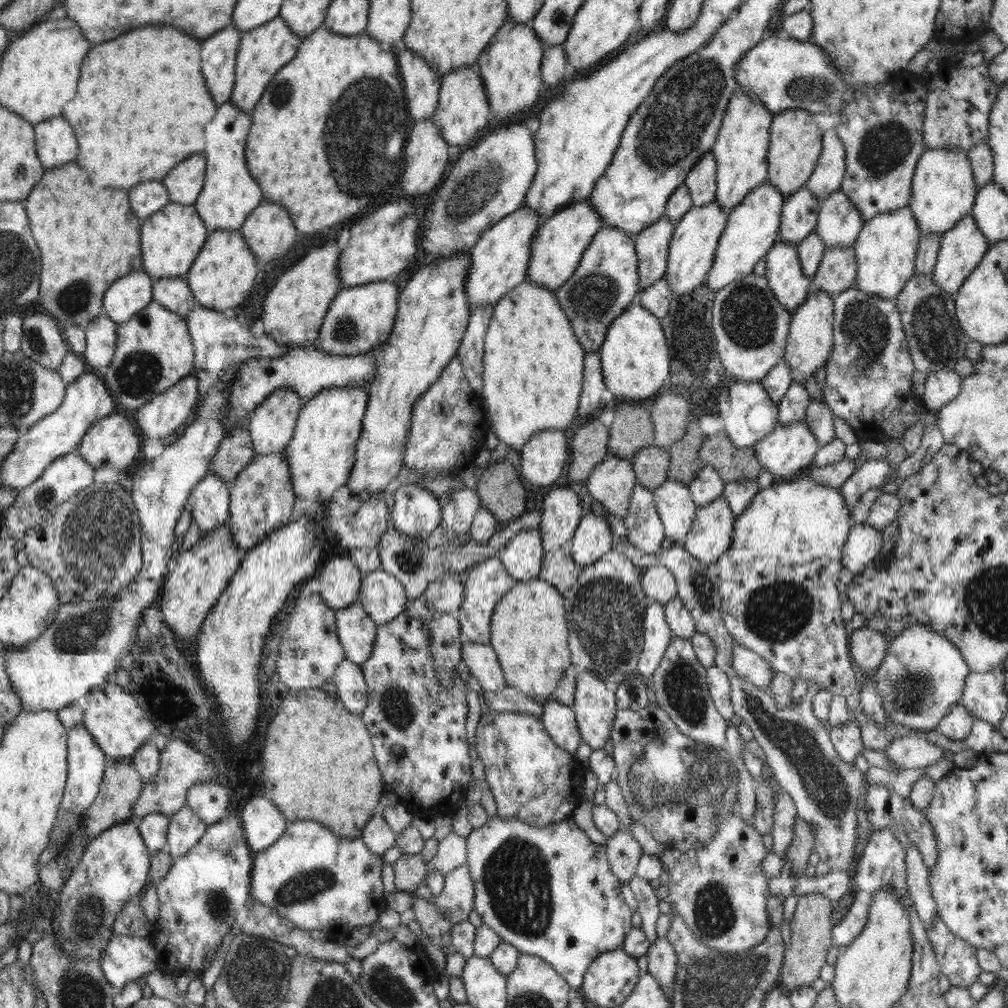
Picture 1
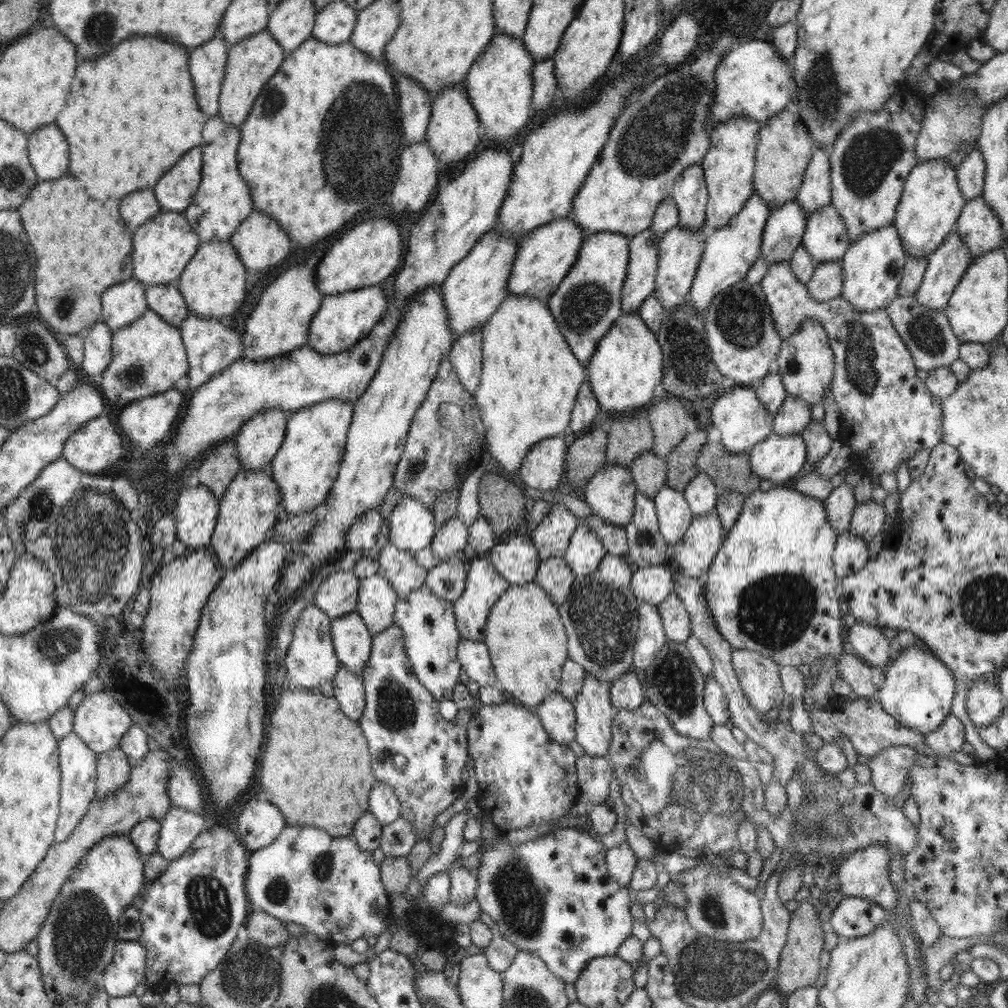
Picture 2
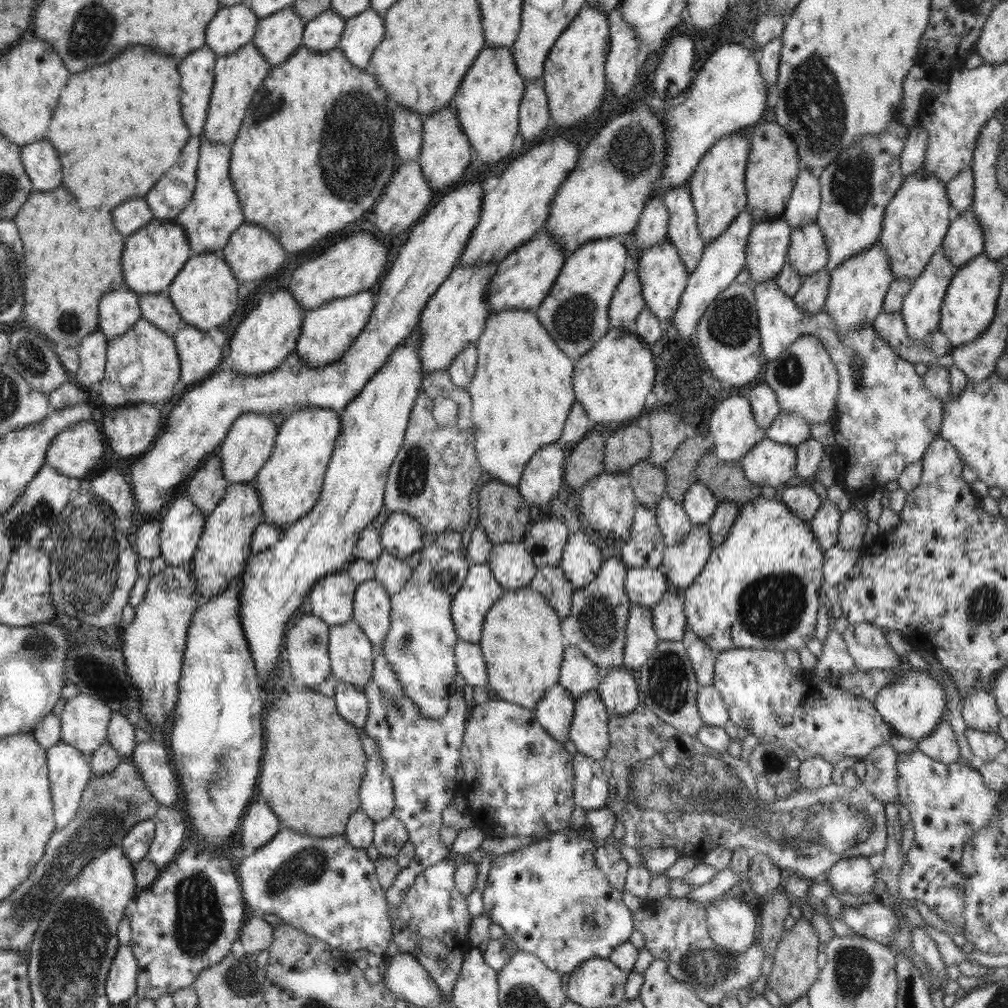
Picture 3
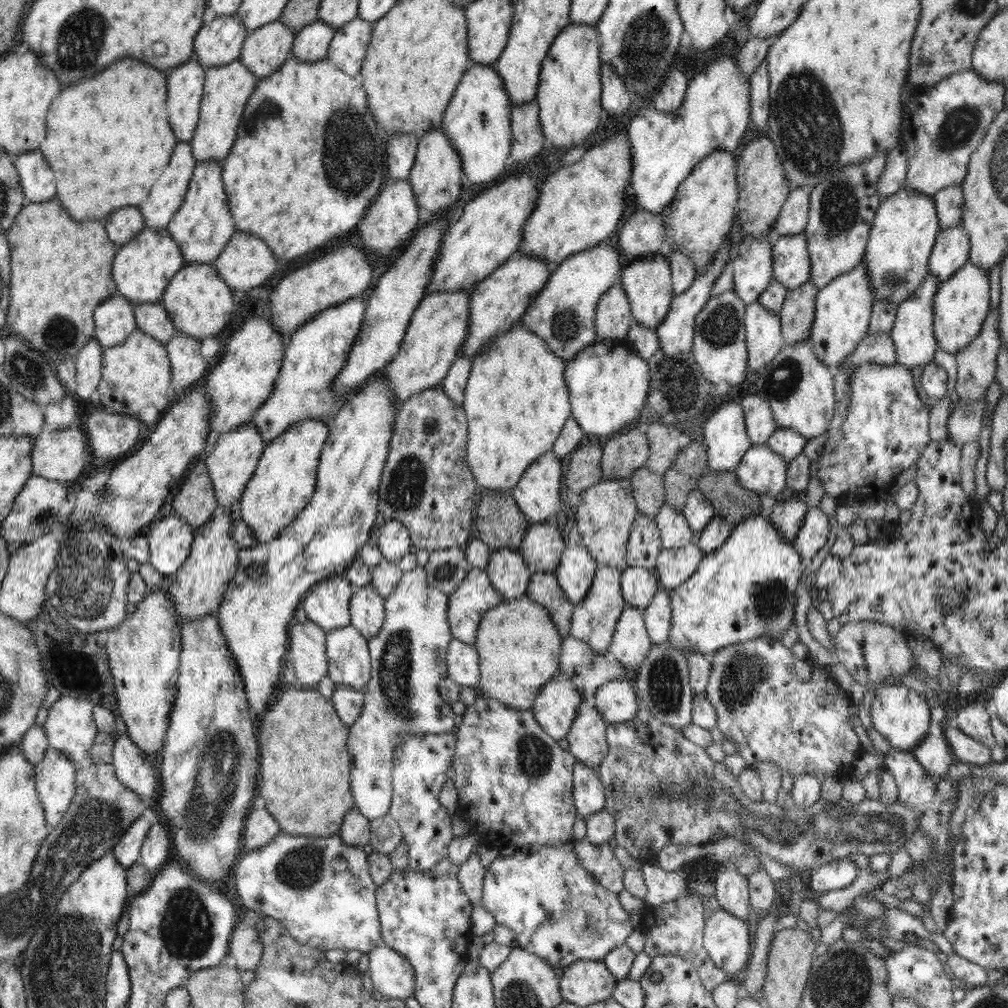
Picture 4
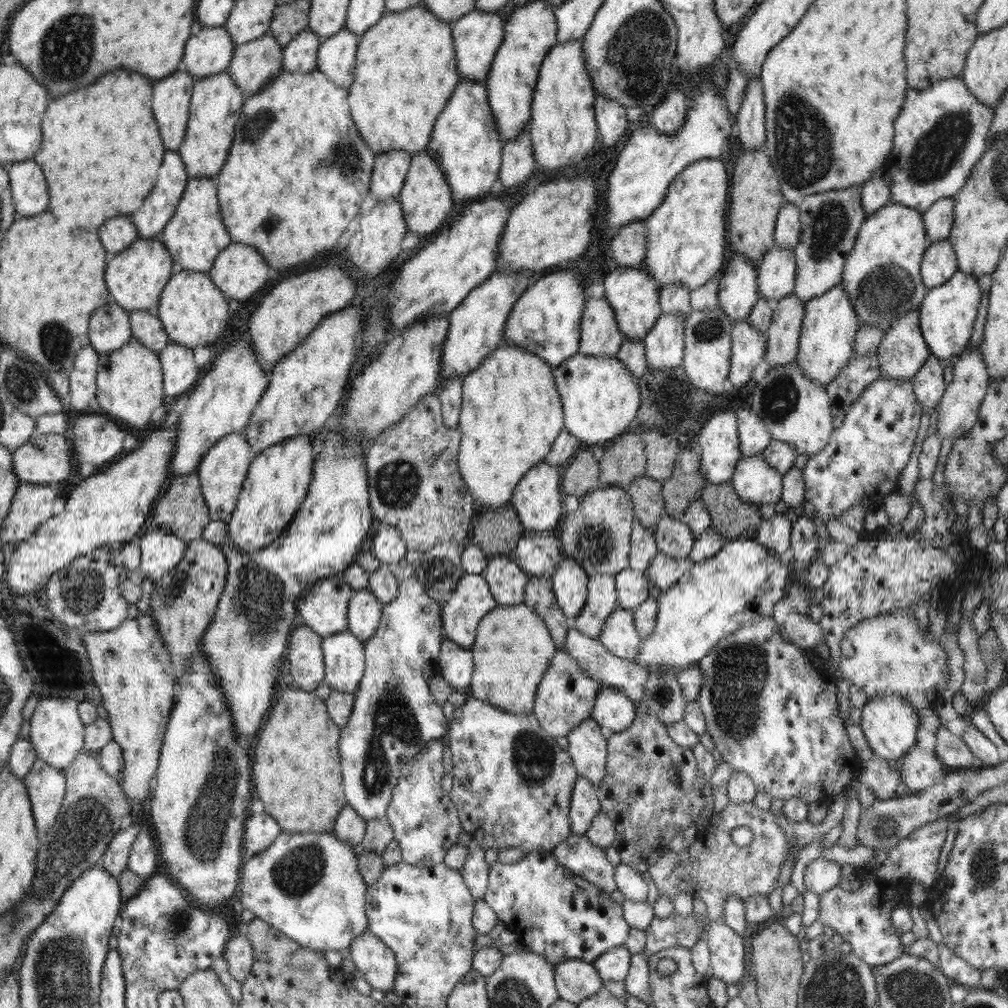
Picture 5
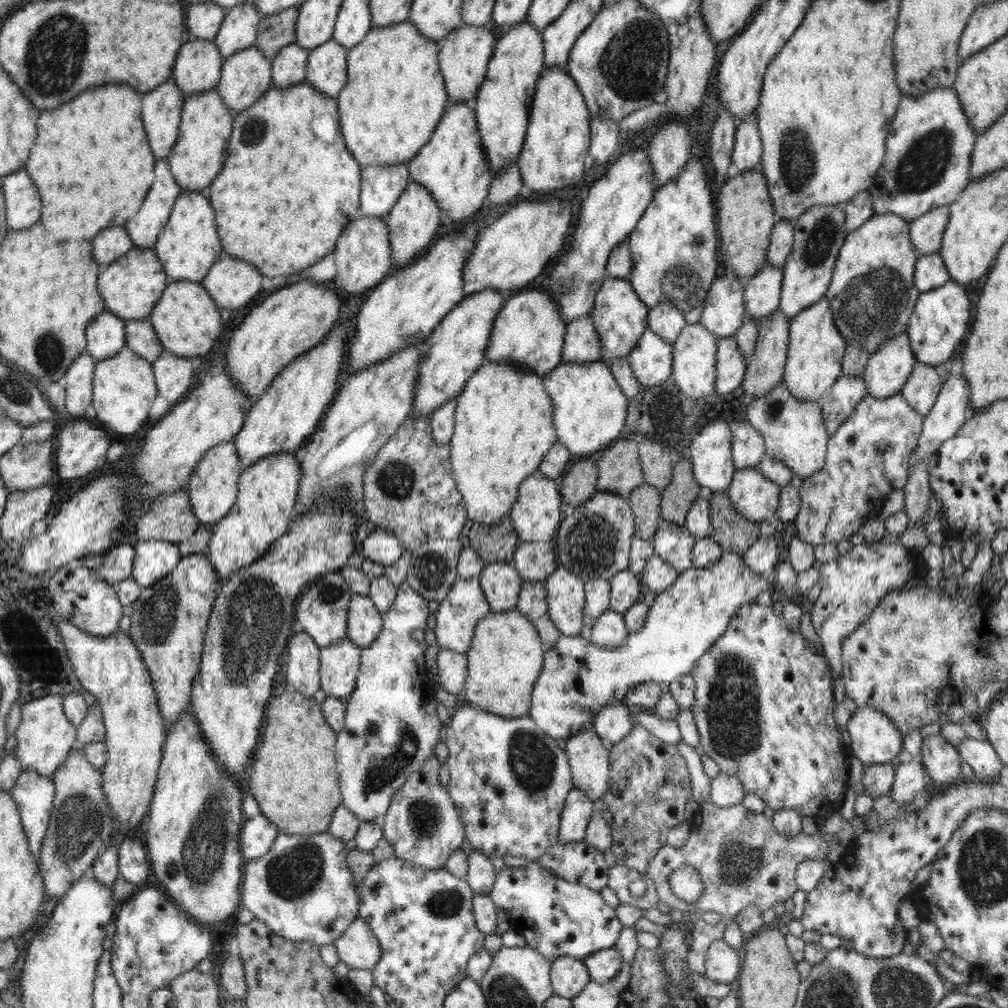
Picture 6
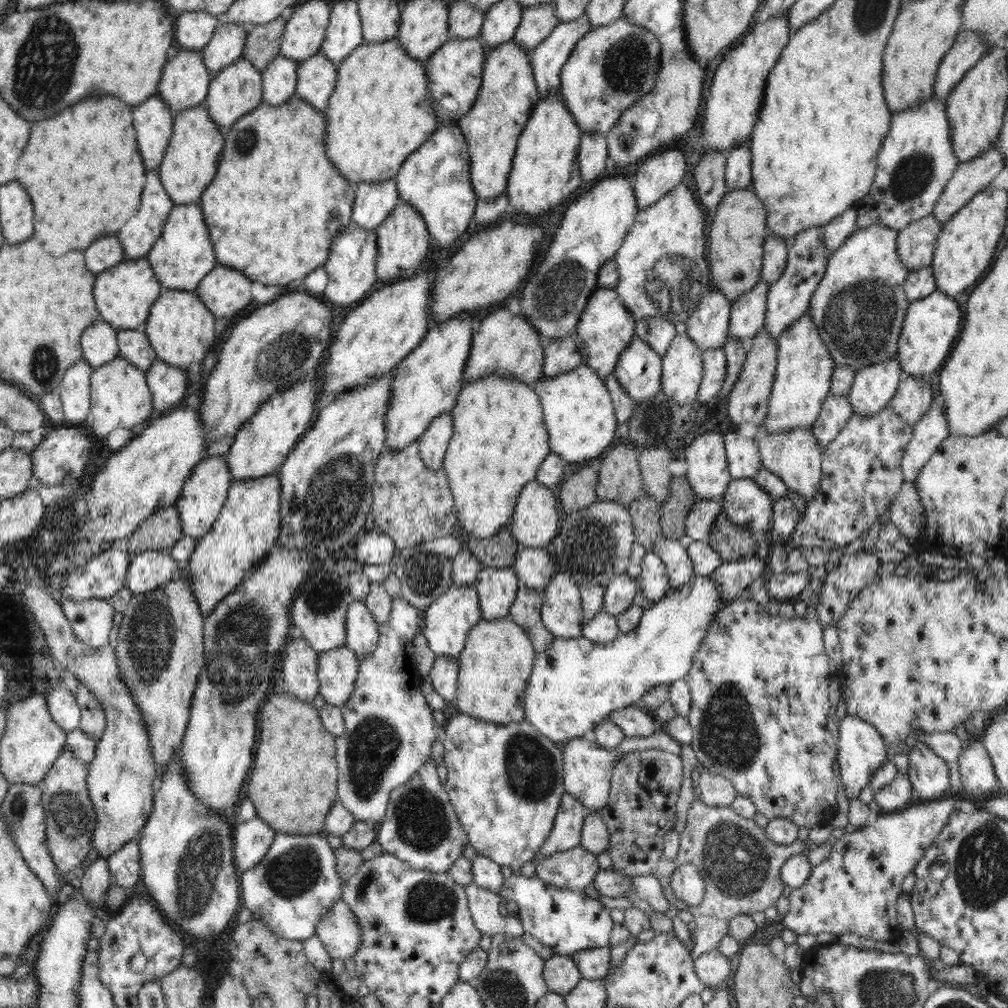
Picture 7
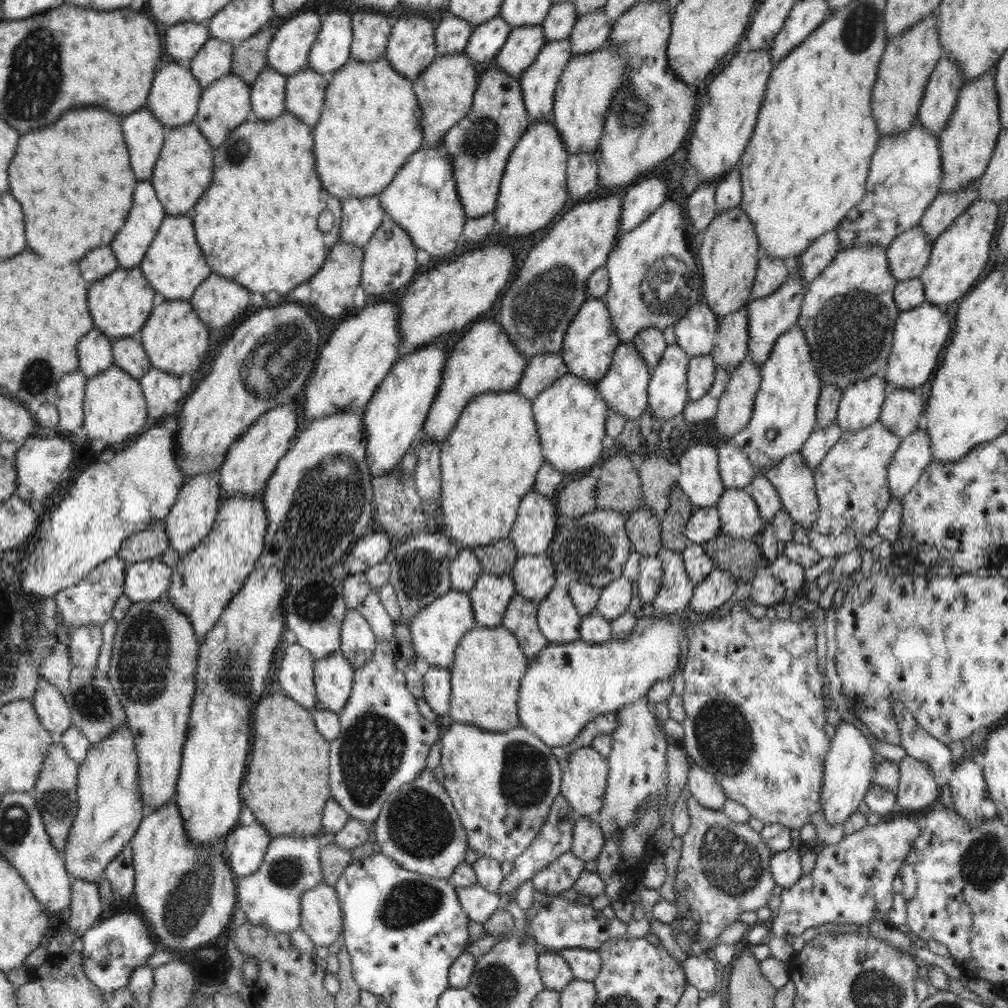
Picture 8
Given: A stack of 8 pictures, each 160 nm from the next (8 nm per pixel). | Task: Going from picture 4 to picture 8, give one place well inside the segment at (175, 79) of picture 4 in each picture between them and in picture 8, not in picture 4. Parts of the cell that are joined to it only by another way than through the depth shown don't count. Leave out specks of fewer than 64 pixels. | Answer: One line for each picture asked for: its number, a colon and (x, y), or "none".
5: (171, 98)
6: (161, 110)
7: (152, 119)
8: (144, 134)

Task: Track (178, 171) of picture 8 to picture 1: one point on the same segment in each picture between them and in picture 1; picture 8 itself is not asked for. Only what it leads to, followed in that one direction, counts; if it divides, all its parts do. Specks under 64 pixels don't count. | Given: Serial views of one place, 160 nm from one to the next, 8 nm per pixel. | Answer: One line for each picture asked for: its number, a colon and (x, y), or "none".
1: (262, 51)
2: (250, 62)
3: (237, 76)
4: (227, 88)
5: (216, 102)
6: (197, 157)
7: (190, 162)

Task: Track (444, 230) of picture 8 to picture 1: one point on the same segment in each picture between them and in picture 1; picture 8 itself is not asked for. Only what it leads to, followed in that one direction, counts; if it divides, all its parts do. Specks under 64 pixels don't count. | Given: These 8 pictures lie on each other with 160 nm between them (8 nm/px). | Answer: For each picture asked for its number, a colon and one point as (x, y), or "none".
1: (510, 66)
2: (500, 82)
3: (487, 104)
4: (477, 122)
5: (465, 140)
6: (452, 165)
7: (434, 179)

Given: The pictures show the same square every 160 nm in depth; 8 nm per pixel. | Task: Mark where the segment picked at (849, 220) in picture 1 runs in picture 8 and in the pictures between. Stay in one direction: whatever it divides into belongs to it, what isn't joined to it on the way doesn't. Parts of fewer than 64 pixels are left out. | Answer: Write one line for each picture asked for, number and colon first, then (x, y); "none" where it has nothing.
2: (825, 237)
3: (808, 253)
4: (791, 262)
5: (776, 273)
6: (762, 292)
7: (748, 315)
8: (731, 349)

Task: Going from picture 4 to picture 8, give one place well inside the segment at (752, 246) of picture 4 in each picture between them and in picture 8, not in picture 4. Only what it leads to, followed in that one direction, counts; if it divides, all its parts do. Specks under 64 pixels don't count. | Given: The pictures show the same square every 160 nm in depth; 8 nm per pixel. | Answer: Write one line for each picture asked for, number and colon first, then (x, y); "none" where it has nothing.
5: (737, 289)
6: (724, 311)
7: (708, 326)
8: (696, 333)

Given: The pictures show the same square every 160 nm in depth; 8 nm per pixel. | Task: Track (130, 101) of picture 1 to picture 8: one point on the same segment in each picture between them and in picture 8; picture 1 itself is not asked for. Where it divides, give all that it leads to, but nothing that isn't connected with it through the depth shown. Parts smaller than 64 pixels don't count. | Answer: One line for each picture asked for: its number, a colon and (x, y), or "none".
2: (125, 131)
3: (117, 128)
4: (108, 140)
5: (101, 148)
6: (91, 163)
7: (62, 168)
8: (73, 180)

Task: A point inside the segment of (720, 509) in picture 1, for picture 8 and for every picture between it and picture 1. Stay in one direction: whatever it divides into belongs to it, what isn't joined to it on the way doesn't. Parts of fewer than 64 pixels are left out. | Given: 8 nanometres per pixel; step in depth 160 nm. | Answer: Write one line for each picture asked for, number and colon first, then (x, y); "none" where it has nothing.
2: (694, 553)
3: (682, 563)
4: (673, 566)
5: (664, 570)
6: (657, 575)
7: (655, 583)
8: (650, 574)

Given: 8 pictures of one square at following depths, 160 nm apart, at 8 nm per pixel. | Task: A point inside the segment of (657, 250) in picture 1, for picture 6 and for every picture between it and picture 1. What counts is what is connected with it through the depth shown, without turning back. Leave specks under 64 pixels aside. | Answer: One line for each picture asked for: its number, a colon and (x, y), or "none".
2: (642, 268)
3: (627, 302)
4: (614, 319)
5: (599, 335)
6: (581, 344)

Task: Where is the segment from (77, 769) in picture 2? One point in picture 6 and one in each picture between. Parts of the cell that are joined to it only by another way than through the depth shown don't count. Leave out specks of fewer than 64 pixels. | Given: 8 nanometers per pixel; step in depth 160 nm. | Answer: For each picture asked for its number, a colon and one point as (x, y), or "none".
3: (69, 772)
4: (54, 775)
5: (46, 786)
6: (34, 794)

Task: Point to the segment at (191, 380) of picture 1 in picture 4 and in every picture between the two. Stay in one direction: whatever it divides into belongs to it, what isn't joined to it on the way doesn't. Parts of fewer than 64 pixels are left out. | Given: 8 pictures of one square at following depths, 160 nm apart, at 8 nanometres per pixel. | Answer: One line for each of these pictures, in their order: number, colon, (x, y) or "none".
2: (144, 422)
3: (132, 430)
4: (109, 435)

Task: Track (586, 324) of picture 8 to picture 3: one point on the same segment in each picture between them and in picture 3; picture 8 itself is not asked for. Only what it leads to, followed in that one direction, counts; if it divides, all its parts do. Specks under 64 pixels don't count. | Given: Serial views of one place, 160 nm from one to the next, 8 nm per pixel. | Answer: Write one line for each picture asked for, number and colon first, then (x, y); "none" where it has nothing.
3: (661, 271)
4: (647, 282)
5: (633, 294)
6: (620, 317)
7: (605, 329)

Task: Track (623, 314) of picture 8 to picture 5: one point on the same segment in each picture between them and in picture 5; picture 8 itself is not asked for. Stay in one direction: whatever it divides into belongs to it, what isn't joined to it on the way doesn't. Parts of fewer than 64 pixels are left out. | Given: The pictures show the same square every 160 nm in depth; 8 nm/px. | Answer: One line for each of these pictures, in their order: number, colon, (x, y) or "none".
5: (686, 237)
6: (673, 246)
7: (662, 264)

